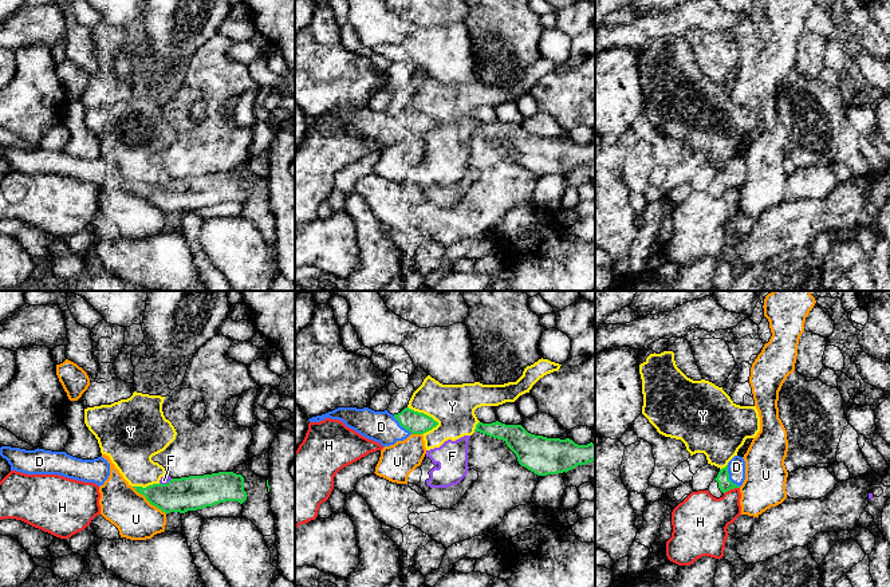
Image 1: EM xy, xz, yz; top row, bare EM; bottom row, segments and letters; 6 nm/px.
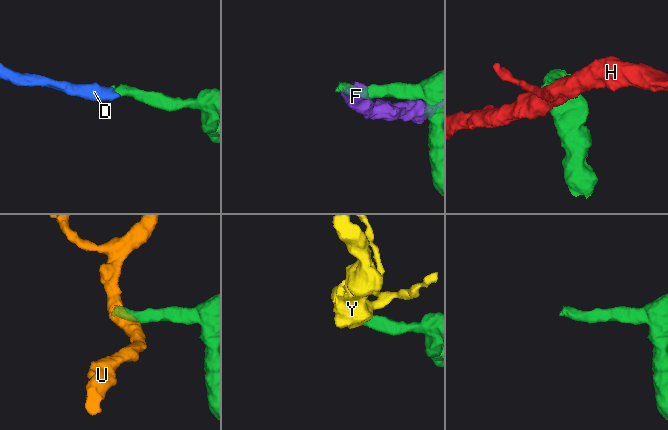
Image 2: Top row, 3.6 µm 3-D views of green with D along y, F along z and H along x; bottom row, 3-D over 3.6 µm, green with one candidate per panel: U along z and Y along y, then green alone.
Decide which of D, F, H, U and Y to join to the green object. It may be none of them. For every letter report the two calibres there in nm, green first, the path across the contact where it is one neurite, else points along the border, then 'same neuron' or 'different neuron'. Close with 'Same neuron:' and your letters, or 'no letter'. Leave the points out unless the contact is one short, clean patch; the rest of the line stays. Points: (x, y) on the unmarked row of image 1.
D: calibres 80 and 110 nm; same neuron
F: calibres 200 and 50 nm; border xy (172, 178), (160, 184); different neuron
H: calibres 80 and 300 nm; different neuron
U: calibres 200 and 260 nm; different neuron
Y: calibres 130 and 260 nm; different neuron
Same neuron: D

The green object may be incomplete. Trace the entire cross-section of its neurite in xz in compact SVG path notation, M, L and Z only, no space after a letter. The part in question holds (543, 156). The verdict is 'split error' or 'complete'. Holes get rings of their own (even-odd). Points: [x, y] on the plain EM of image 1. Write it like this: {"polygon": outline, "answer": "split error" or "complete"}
{"polygon": "M479 122L474 131L503 139L521 166L537 176L568 172L595 159L595 143L578 145L572 139L547 138L528 133L521 125Z", "answer": "complete"}

